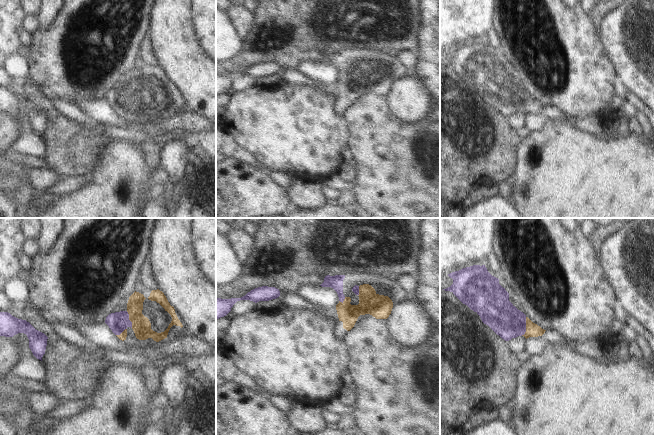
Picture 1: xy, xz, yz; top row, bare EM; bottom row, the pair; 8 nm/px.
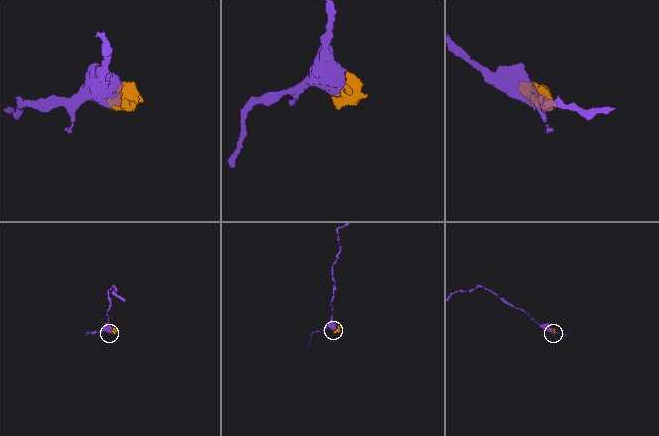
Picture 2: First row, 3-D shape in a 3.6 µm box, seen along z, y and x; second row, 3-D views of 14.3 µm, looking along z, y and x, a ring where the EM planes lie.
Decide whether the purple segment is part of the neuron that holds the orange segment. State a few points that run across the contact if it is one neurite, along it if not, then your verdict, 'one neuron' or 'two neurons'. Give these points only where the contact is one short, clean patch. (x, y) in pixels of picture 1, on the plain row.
two neurons

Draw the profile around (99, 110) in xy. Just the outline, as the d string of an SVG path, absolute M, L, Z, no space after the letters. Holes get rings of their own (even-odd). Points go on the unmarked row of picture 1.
M82 99L76 104L90 119L99 122L103 126L128 128L129 122L120 116L106 99Z

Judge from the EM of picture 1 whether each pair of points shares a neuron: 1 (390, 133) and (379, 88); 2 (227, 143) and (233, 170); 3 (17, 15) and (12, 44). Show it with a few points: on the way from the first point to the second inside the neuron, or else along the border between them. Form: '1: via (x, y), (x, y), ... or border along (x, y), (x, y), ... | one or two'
1: via (379, 122), (379, 99) | one
2: border along (227, 156), (239, 158), (252, 164) | two
3: via (12, 22), (12, 37) | one

